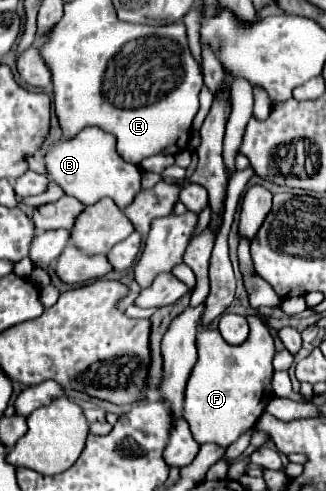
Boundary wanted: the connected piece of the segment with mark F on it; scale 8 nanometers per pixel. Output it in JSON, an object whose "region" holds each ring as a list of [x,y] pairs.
{"region":[[[249,315],[247,323],[251,331],[241,345],[229,345],[221,339],[219,329],[201,329],[197,333],[199,359],[187,381],[183,417],[187,419],[195,441],[201,445],[223,441],[217,445],[229,447],[243,431],[257,423],[273,395],[273,337],[259,317]]]}

